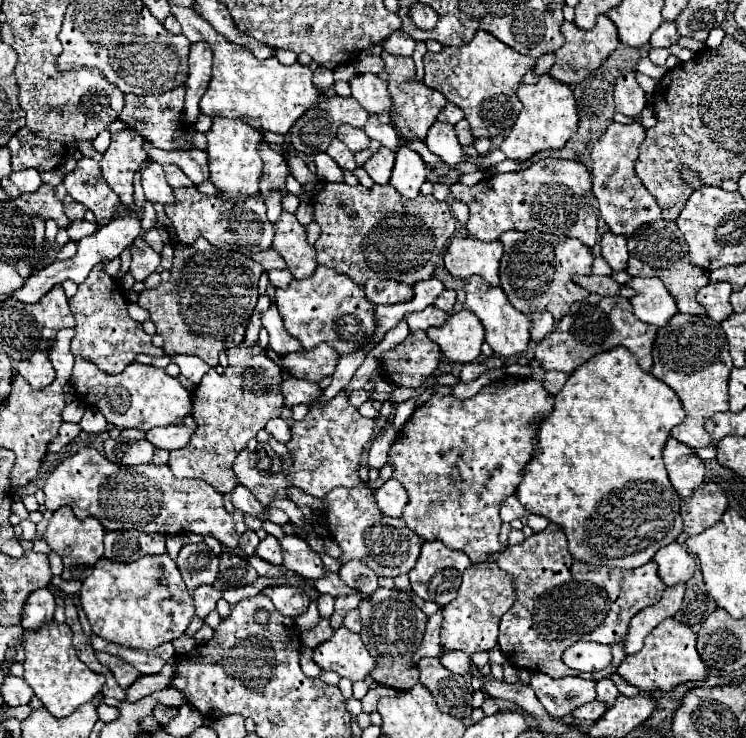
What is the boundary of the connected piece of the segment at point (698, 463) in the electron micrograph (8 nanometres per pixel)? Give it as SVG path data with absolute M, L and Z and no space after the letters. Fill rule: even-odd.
M670 438L662 452L670 482L682 498L690 498L694 490L704 482L704 462L694 454L690 446Z

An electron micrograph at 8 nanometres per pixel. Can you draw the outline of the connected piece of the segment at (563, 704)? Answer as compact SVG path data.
M532 674L530 686L534 688L542 706L554 716L564 718L572 714L582 704L588 704L596 698L596 682L584 678L550 678L546 674Z

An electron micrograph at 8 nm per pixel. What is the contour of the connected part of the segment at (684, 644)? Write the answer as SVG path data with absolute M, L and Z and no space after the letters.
M676 618L662 620L644 640L644 648L636 654L626 656L618 666L618 674L640 690L672 690L674 686L688 680L704 680L706 666L696 652L696 634Z

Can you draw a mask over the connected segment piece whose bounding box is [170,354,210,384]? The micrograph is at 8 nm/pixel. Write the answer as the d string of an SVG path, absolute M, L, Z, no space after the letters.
M174 354L170 356L174 364L180 366L180 372L194 384L198 384L202 380L202 376L210 370L210 366L198 358L198 356L186 356L186 354Z

